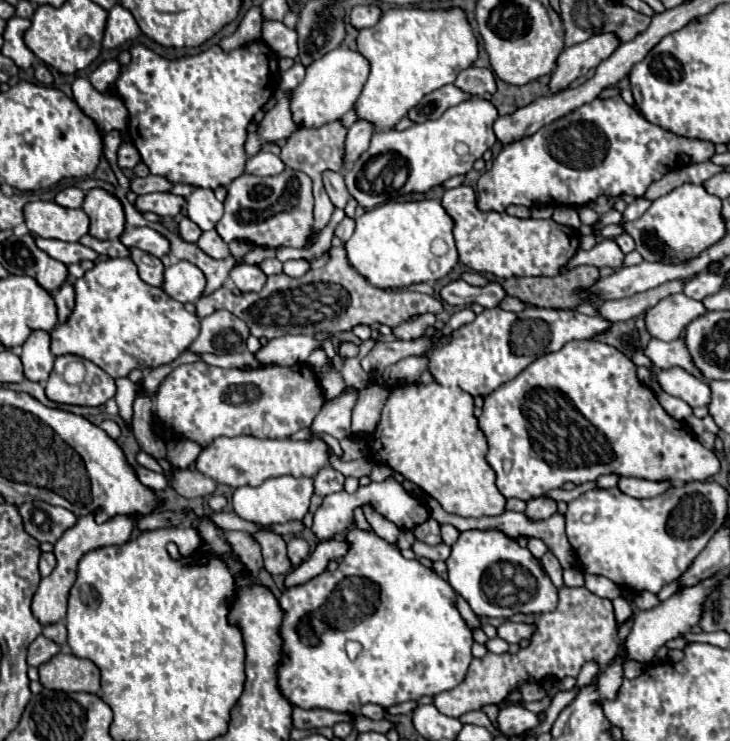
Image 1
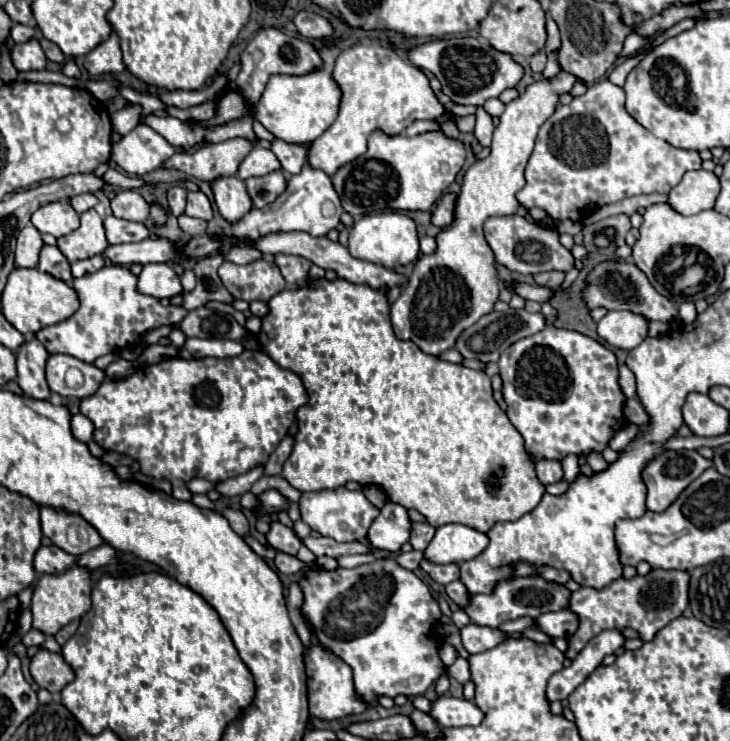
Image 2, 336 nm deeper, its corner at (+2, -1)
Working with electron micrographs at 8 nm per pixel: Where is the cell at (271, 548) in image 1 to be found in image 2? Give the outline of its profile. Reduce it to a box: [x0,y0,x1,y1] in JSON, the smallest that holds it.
[275,552,313,574]

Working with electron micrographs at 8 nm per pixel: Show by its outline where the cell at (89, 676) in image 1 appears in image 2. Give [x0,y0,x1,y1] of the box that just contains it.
[31,648,75,694]

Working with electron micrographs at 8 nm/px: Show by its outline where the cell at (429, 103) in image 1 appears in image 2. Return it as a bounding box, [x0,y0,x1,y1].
[407,38,523,106]

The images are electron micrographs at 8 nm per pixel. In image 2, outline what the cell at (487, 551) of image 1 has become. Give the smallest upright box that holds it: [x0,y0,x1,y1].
[465,576,571,628]

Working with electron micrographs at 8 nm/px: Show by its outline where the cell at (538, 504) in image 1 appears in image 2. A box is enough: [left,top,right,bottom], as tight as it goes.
[535,458,563,486]

